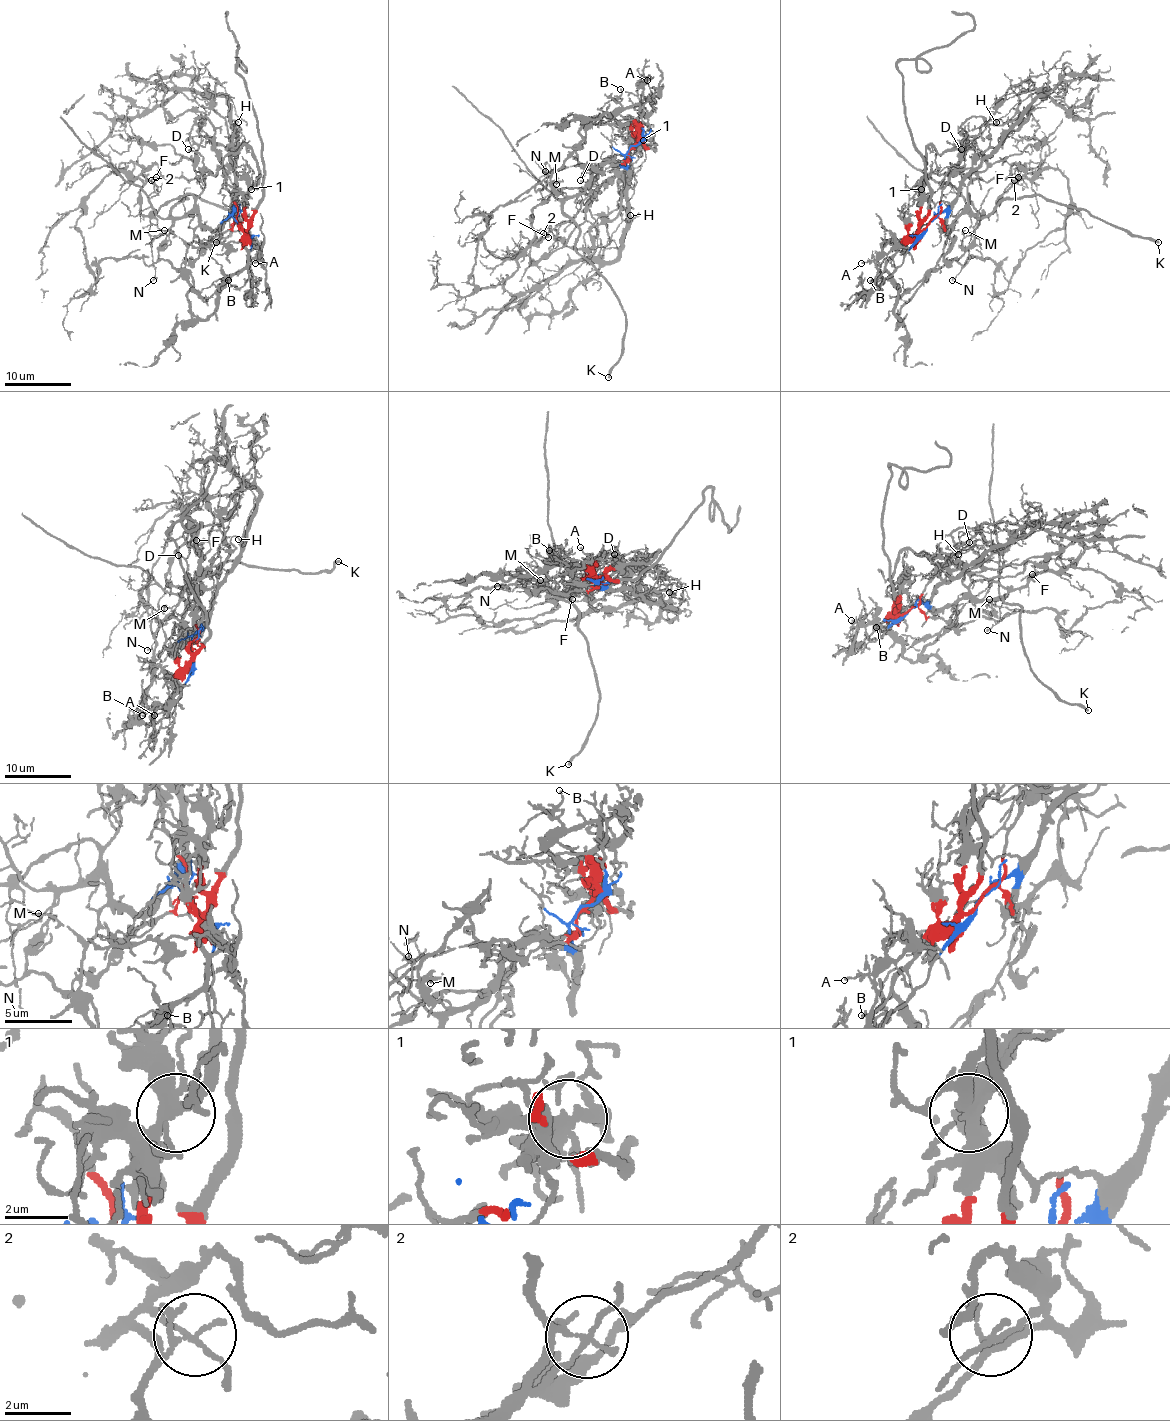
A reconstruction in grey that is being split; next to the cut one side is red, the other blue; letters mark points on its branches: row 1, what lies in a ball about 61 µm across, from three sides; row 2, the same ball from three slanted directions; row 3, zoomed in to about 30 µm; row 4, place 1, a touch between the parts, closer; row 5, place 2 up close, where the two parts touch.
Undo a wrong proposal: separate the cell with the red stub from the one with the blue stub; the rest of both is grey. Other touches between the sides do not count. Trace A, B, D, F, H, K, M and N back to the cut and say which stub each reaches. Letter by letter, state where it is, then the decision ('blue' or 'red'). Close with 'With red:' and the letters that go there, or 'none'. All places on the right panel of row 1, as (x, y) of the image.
A: (861, 263) | red
B: (870, 280) | red
D: (961, 149) | red
F: (1018, 177) | blue
H: (996, 122) | blue
K: (1158, 242) | blue
M: (965, 230) | blue
N: (952, 280) | blue
With red: A, B, D

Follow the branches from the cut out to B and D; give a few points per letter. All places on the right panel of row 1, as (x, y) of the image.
B: (927, 227), (911, 235), (887, 263), (887, 275), (869, 280)
D: (927, 227), (921, 227), (926, 151), (932, 146), (937, 152), (939, 174), (947, 174), (957, 164), (960, 149)

